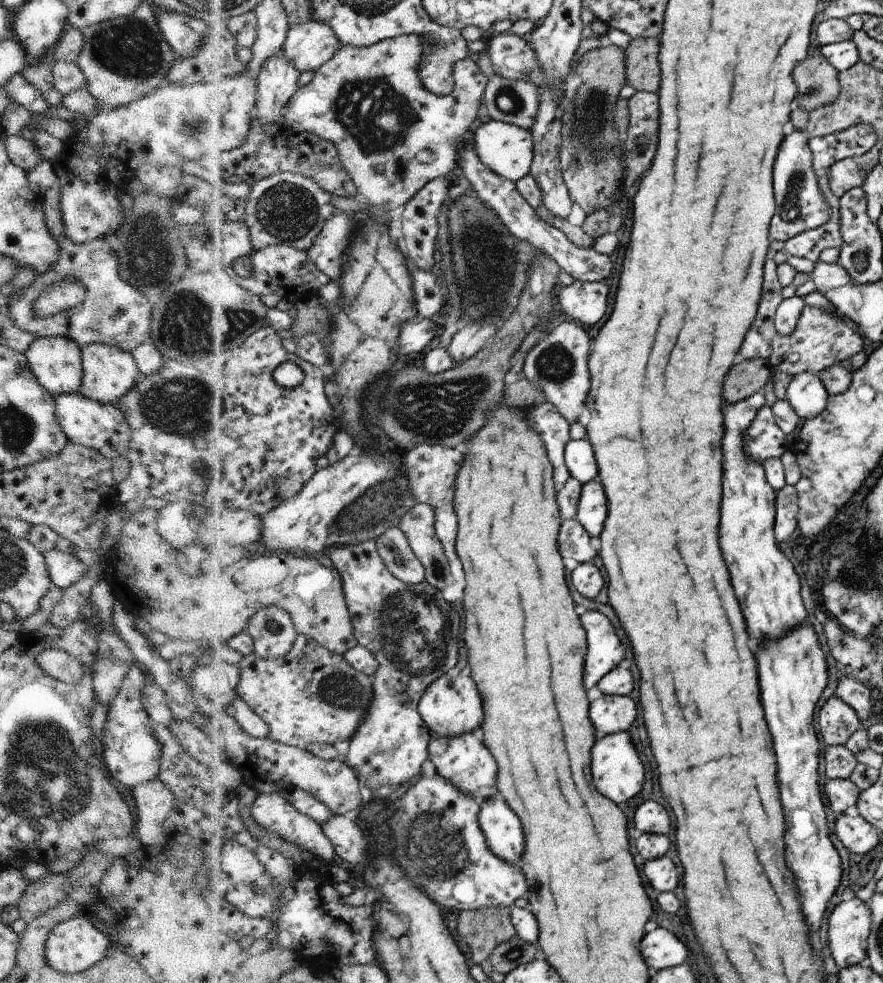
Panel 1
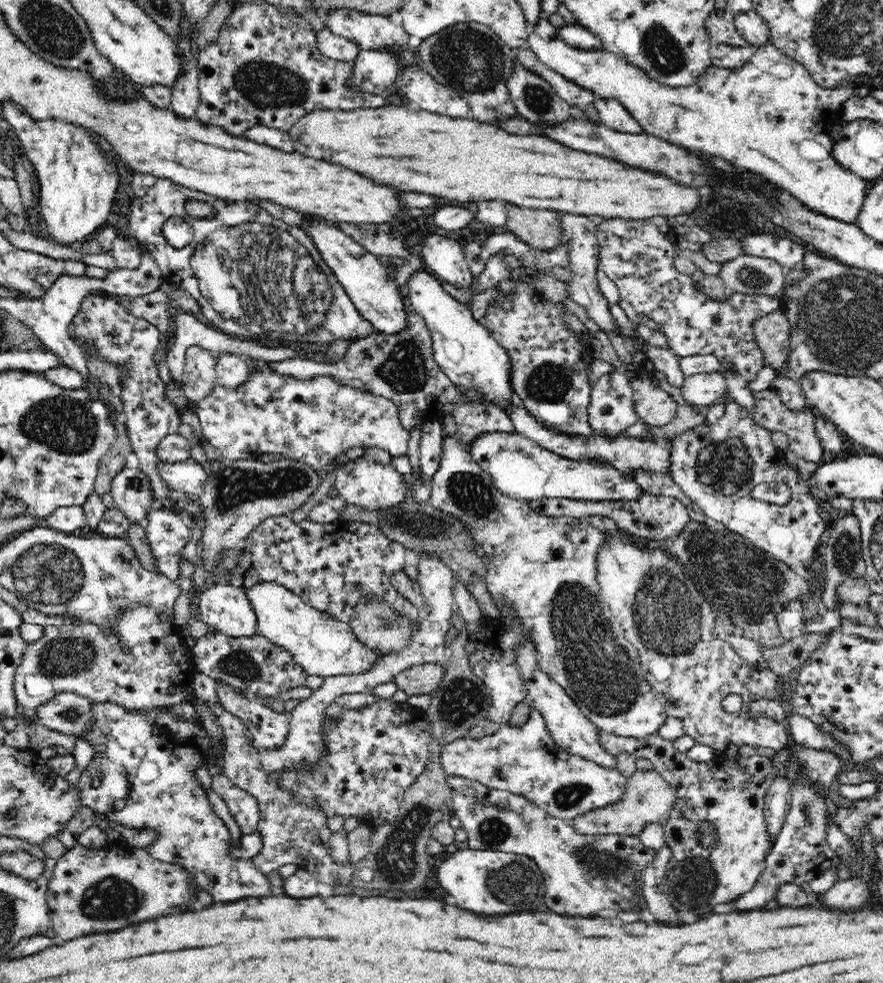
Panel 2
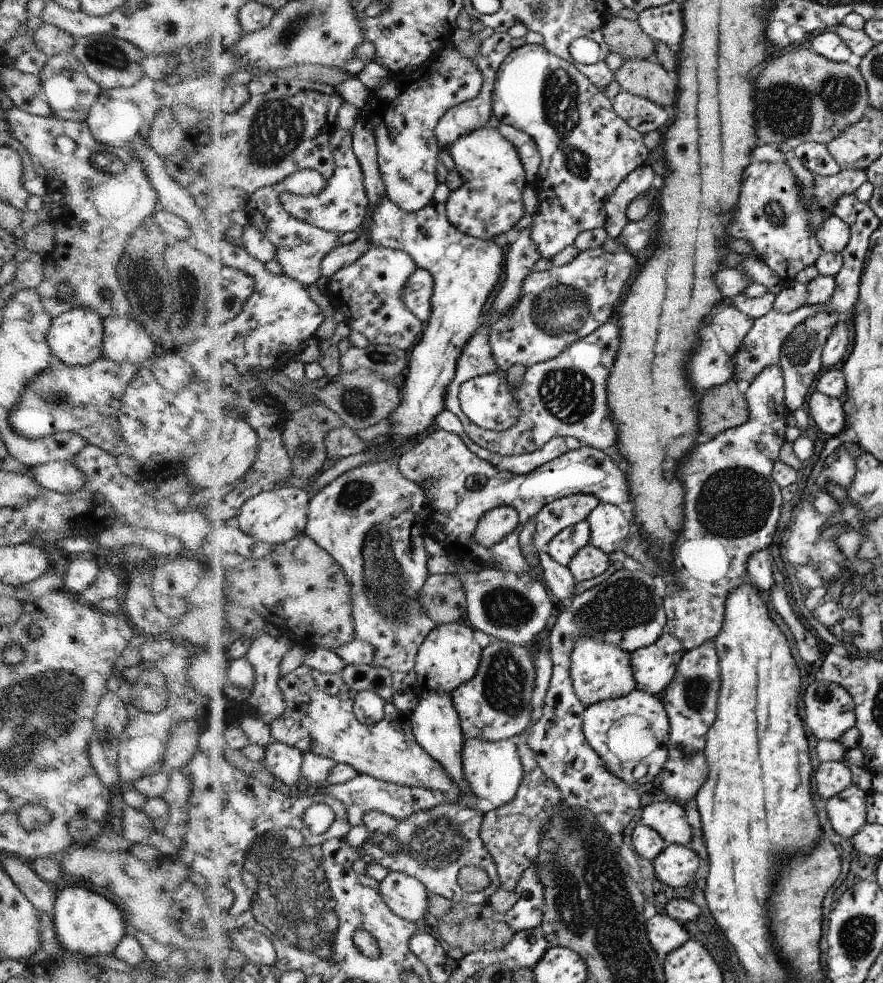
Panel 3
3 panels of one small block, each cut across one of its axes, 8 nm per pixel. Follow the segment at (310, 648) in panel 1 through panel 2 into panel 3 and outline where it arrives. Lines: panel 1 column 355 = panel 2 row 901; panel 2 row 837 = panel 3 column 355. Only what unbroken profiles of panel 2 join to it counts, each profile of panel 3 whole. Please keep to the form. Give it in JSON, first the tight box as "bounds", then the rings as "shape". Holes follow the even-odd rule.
{"bounds":[271,664,463,806],"shape":[[[374,664],[349,665],[338,673],[324,673],[303,665],[289,676],[282,676],[278,684],[287,706],[285,714],[271,722],[275,741],[301,749],[305,754],[312,752],[338,763],[350,764],[360,773],[390,783],[442,792],[449,806],[461,802],[463,791],[460,786],[417,739],[412,714],[395,704],[392,670]],[[365,691],[375,691],[387,703],[386,719],[375,726],[360,722],[355,712],[357,697]]]}

